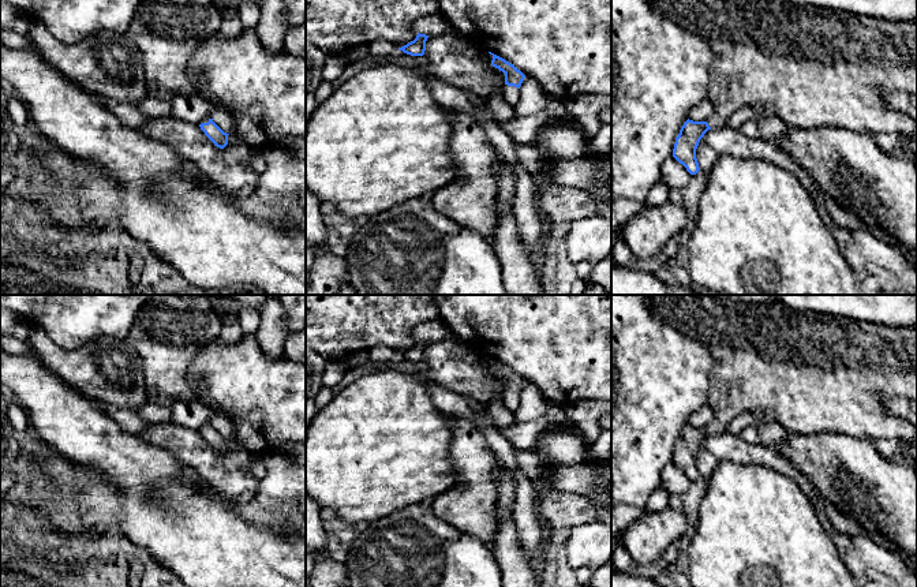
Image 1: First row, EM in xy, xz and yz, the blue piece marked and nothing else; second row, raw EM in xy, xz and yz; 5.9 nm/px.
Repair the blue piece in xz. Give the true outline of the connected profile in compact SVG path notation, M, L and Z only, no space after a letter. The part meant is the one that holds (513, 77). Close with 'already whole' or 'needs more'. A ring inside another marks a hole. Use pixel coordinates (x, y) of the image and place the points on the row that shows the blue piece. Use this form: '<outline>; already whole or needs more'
M489 53L493 56L491 66L505 74L504 98L509 105L514 106L520 101L520 86L525 75L505 59Z; needs more

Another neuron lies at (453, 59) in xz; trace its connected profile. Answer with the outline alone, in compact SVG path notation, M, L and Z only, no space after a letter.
M449 31L430 35L423 56L435 78L460 91L472 91L487 102L497 87L491 67L479 59L478 52L478 48L464 35L457 37Z

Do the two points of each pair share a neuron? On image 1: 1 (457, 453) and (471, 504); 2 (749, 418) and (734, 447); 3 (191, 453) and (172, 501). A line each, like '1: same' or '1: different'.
1: same
2: different
3: different

